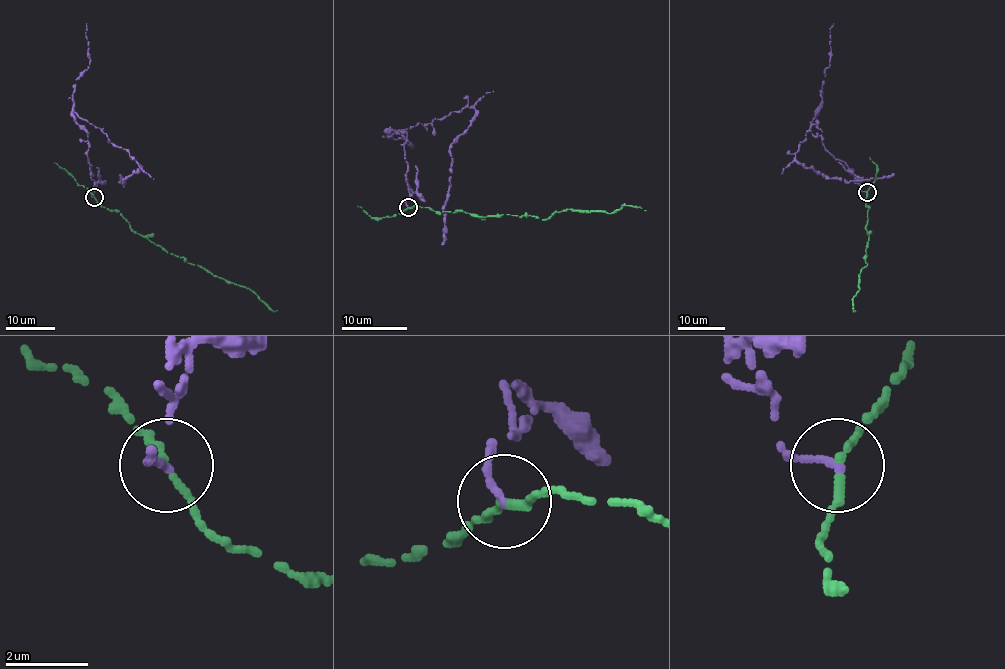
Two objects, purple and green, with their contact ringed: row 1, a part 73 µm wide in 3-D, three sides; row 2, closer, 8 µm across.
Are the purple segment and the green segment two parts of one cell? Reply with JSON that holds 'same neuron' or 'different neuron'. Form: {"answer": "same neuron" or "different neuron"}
{"answer": "different neuron"}

